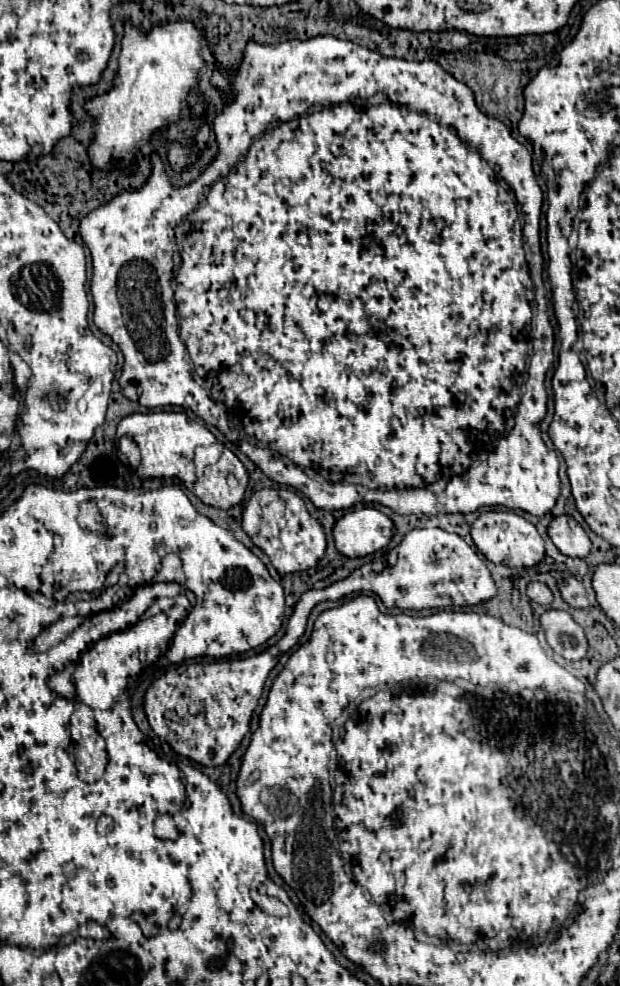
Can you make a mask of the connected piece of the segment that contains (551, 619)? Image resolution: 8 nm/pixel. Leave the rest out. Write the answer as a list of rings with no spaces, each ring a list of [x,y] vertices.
[[[548,610],[542,614],[540,624],[554,652],[564,656],[566,660],[582,660],[586,656],[588,642],[584,628],[578,622],[574,622],[574,618],[568,612]]]

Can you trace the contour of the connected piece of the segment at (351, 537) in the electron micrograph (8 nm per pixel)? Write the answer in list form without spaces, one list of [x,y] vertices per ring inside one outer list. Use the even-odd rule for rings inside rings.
[[[362,508],[346,512],[332,528],[334,546],[348,558],[372,554],[394,536],[394,522],[376,508]]]

